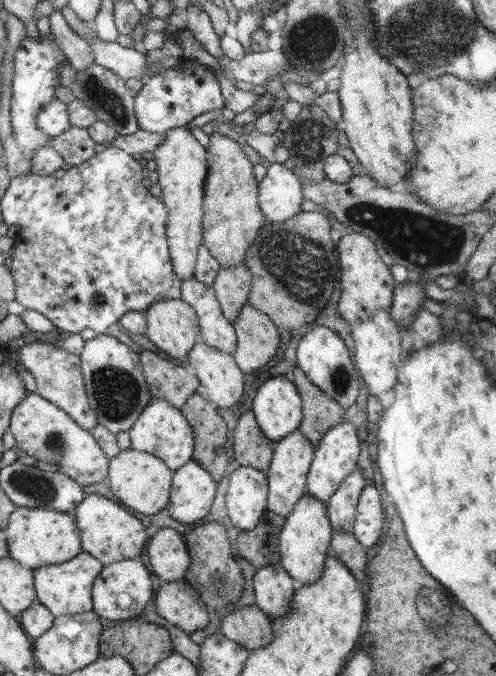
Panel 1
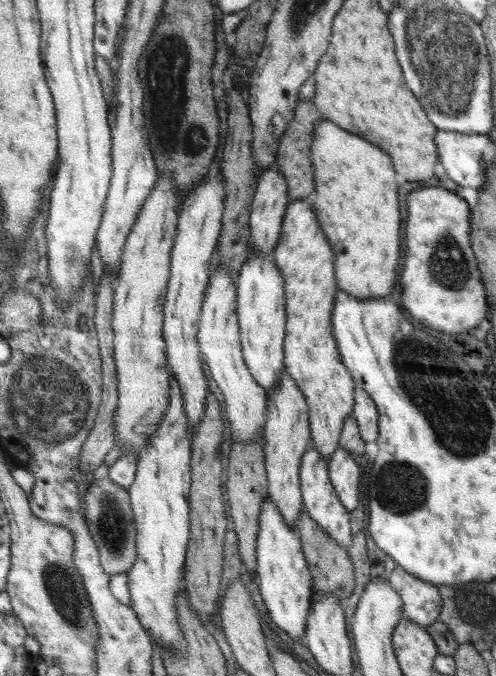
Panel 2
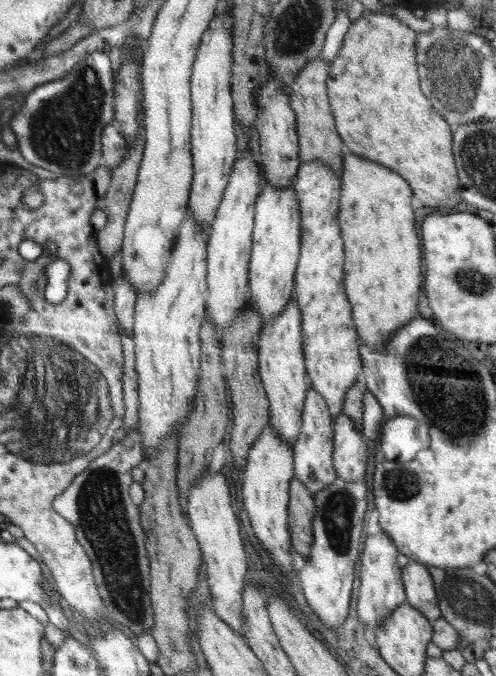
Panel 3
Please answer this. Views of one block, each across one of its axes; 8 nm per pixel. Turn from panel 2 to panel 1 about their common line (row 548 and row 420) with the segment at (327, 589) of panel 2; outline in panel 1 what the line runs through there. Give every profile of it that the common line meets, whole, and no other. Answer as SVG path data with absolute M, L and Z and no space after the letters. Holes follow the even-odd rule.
M300 367L294 369L294 374L292 382L299 392L303 410L298 429L316 448L328 430L345 421L345 409L310 382Z

